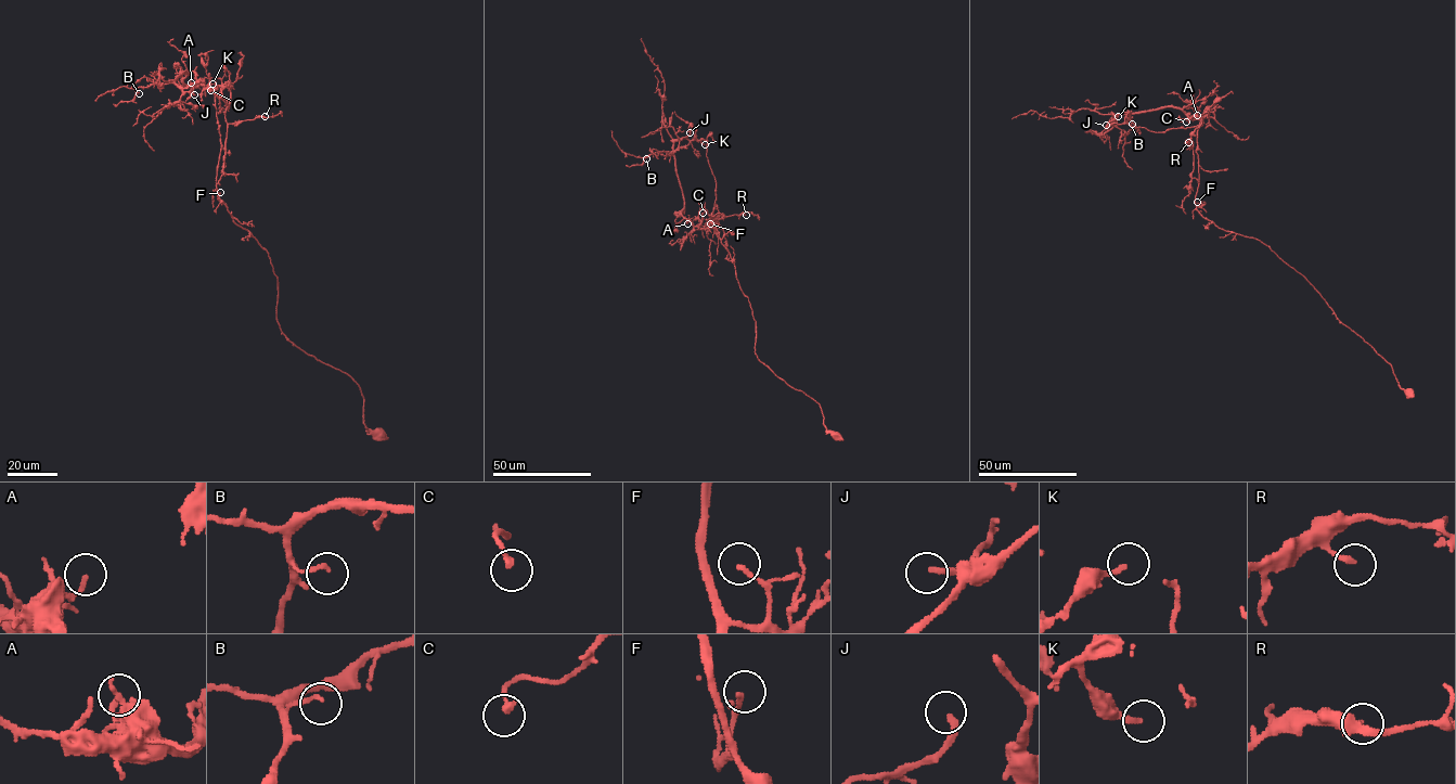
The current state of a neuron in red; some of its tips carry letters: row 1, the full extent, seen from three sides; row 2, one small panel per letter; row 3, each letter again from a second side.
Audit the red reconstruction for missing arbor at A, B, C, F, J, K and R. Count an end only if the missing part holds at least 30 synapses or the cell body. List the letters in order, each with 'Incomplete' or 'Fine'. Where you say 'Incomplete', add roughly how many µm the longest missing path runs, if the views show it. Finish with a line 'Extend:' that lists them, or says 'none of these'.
A: Fine
B: Fine
C: Fine
F: Fine
J: Fine
K: Fine
R: Fine
Extend: none of these

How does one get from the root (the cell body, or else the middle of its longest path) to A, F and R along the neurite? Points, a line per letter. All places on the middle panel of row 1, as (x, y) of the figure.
A: (838, 435), (824, 425), (817, 402), (757, 358), (750, 303), (716, 227), (687, 223)
F: (838, 435), (824, 425), (817, 402), (757, 358), (756, 320), (748, 298), (738, 284), (730, 254), (710, 223)
R: (838, 435), (817, 402), (756, 355), (748, 298), (716, 227), (705, 227), (746, 215)

